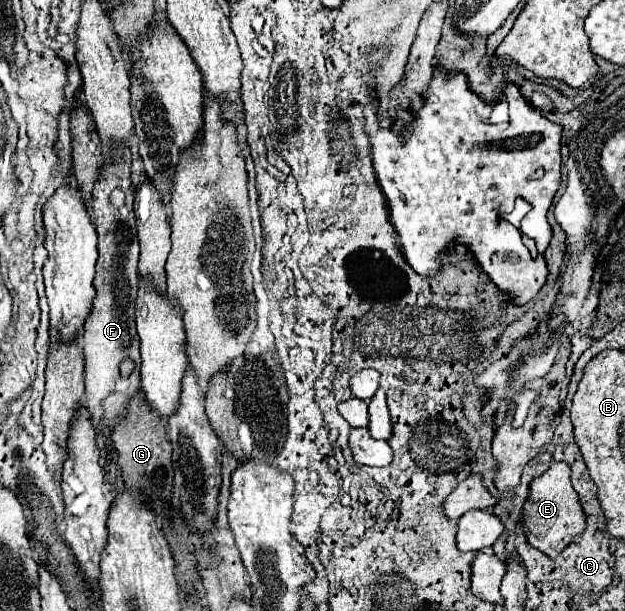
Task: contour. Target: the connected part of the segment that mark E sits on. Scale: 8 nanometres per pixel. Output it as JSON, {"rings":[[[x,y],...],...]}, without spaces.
{"rings":[[[552,461],[548,471],[544,471],[530,483],[530,495],[522,507],[522,529],[528,543],[544,551],[552,559],[562,553],[562,549],[572,541],[574,535],[586,529],[584,511],[570,481],[570,467],[566,467],[564,461]]]}

